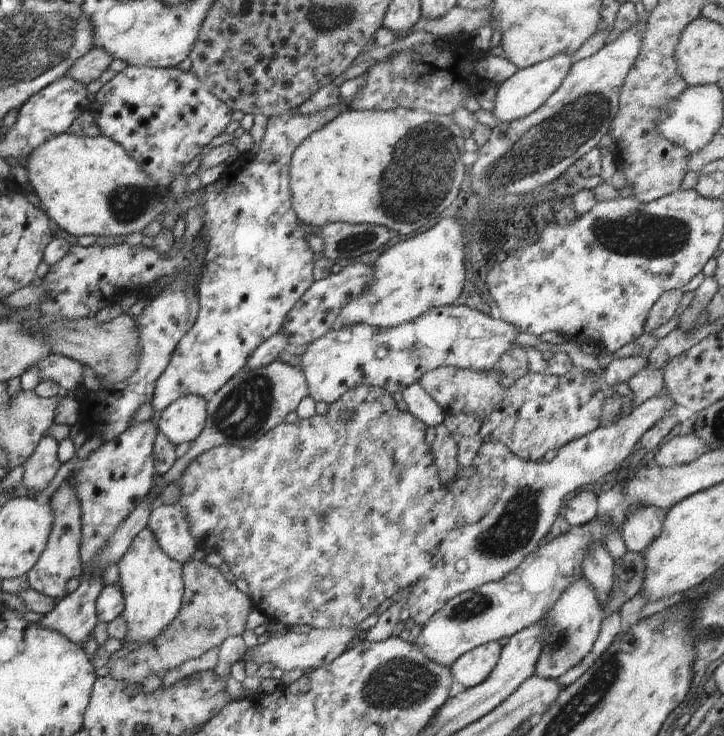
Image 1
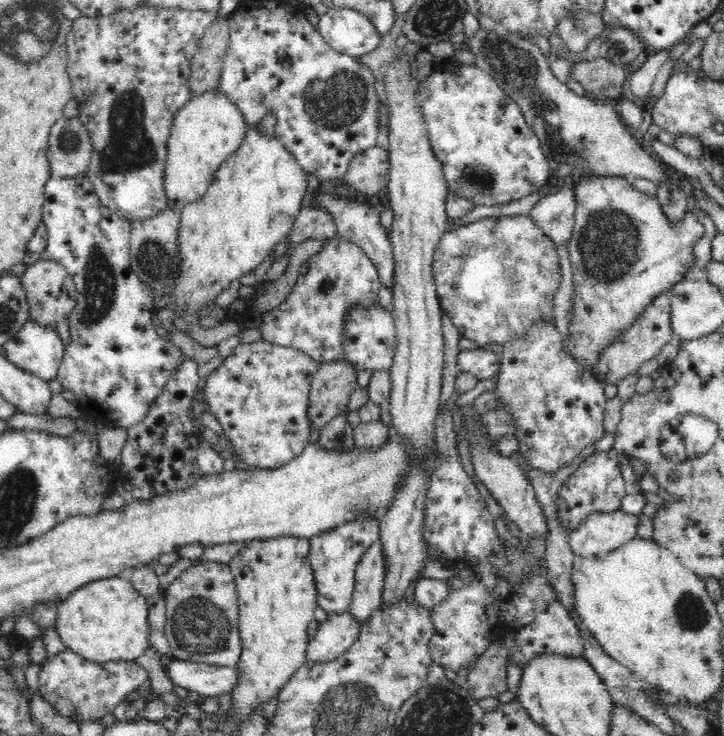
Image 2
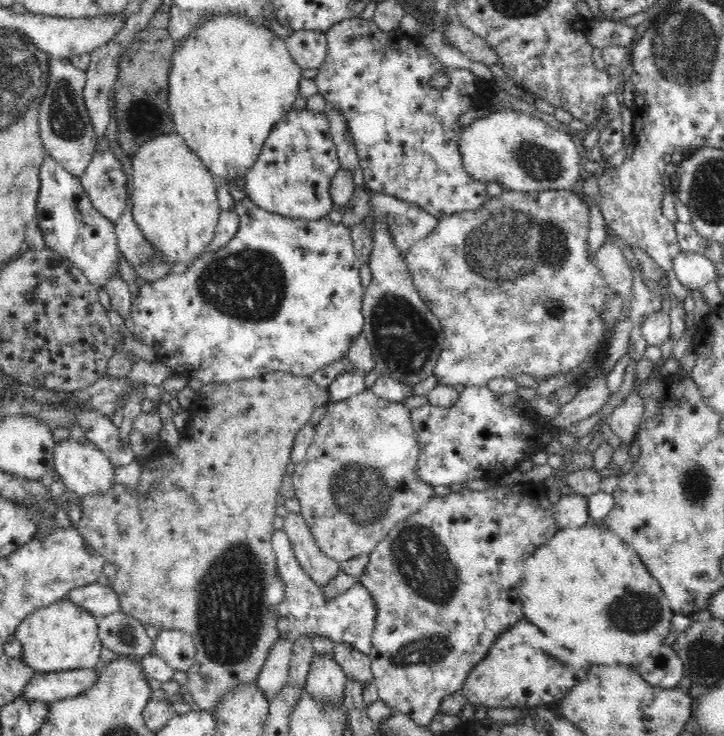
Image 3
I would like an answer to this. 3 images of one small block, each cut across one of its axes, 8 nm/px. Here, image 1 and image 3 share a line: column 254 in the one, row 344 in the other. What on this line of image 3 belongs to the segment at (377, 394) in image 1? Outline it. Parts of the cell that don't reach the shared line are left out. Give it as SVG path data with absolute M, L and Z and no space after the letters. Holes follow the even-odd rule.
M568 189L542 192L504 190L500 195L488 199L475 211L467 210L439 219L436 228L428 236L416 241L416 244L408 249L404 257L412 282L430 312L433 312L440 321L444 331L443 347L433 370L433 375L438 379L438 385L487 386L487 382L494 378L516 379L522 374L542 382L542 380L578 370L586 362L586 358L603 362L609 346L608 343L604 343L604 317L602 317L606 296L608 296L608 283L604 282L604 277L600 276L596 259L590 261L588 257L590 204L586 198L580 198L578 194Z

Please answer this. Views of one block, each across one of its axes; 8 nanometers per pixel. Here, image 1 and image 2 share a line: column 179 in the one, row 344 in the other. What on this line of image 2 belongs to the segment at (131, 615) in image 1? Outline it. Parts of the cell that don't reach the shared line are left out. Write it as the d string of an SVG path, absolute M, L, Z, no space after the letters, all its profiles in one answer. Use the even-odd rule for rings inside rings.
M581 177L573 188L576 195L575 225L568 248L574 293L563 349L580 366L589 370L600 360L600 352L628 330L656 296L672 290L672 286L690 272L690 264L694 262L694 244L704 236L705 228L694 211L688 211L679 223L672 223L657 196L638 191L624 177Z

